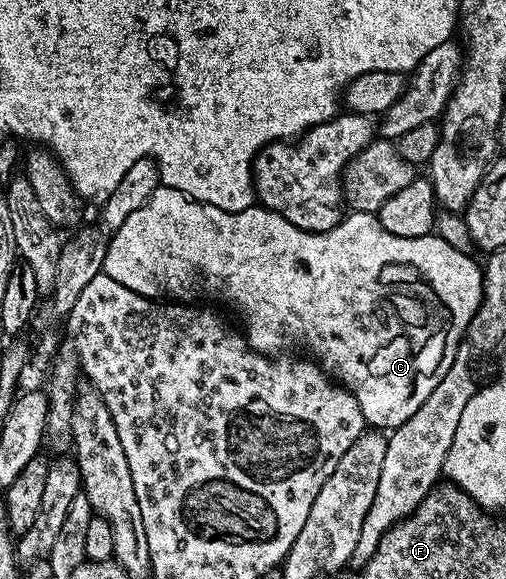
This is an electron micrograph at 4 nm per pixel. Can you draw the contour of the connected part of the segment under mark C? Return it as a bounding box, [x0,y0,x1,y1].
[102,186,484,432]

